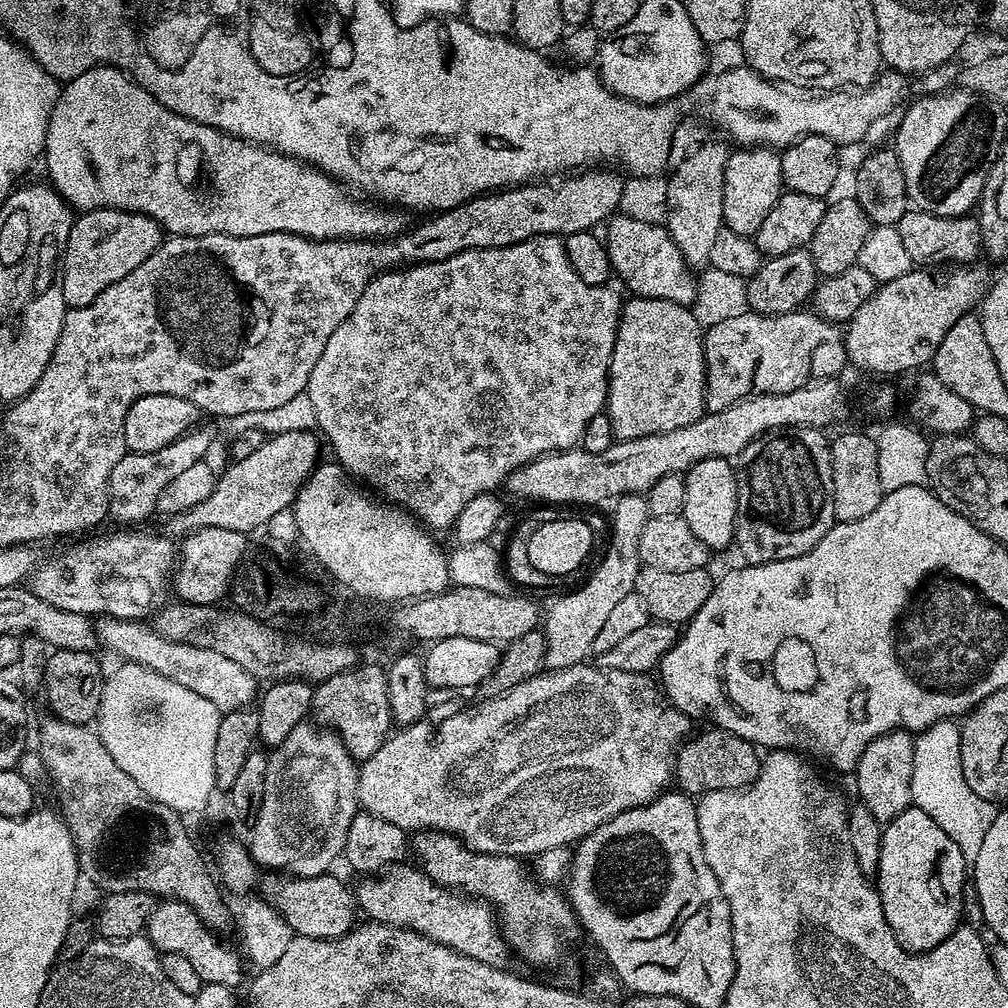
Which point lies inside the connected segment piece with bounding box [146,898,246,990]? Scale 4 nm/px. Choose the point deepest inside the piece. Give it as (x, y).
(173, 928)

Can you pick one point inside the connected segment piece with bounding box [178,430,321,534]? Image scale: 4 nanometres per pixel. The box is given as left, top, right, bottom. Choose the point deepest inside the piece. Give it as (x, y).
(253, 489)

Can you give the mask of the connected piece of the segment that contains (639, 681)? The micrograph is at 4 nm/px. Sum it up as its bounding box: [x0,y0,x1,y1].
[357,662,690,858]

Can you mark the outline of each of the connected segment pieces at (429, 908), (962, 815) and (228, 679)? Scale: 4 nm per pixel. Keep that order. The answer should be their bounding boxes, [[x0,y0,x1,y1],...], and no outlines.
[[354,862,510,968],[910,719,998,862],[98,618,257,714]]

